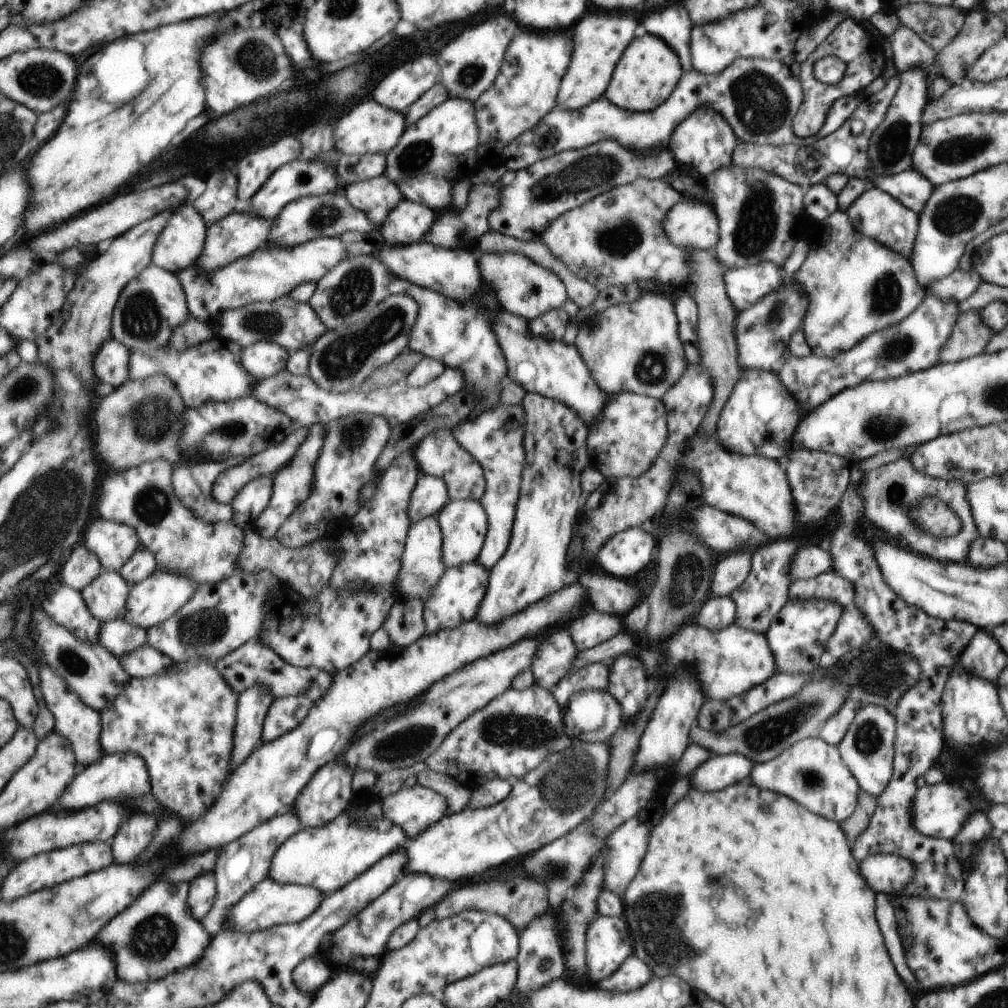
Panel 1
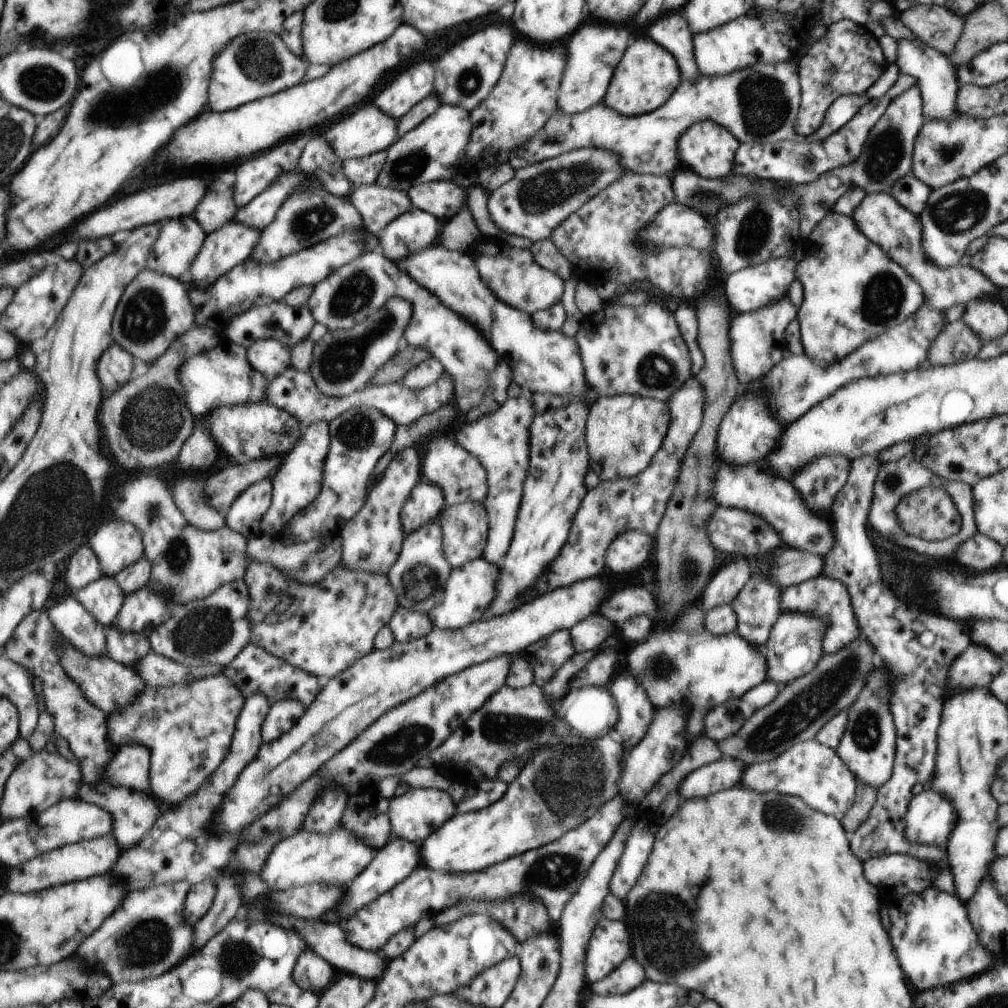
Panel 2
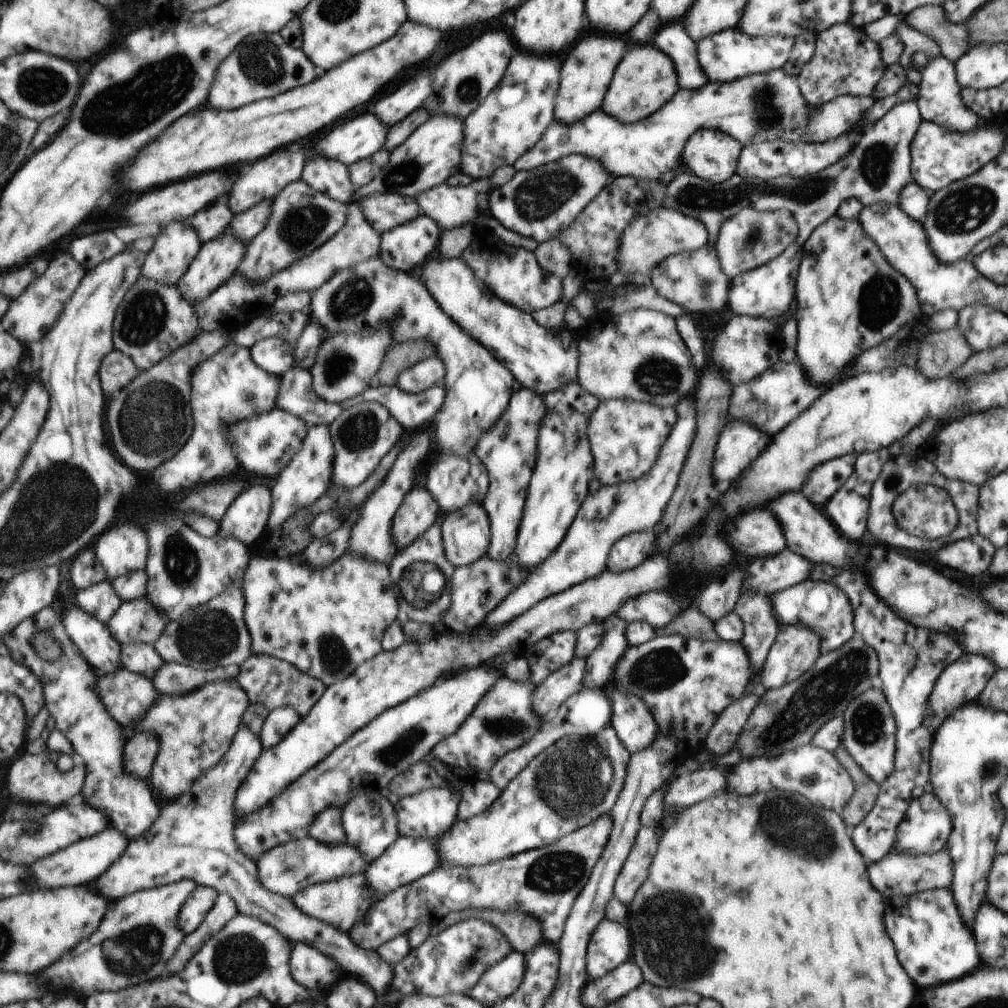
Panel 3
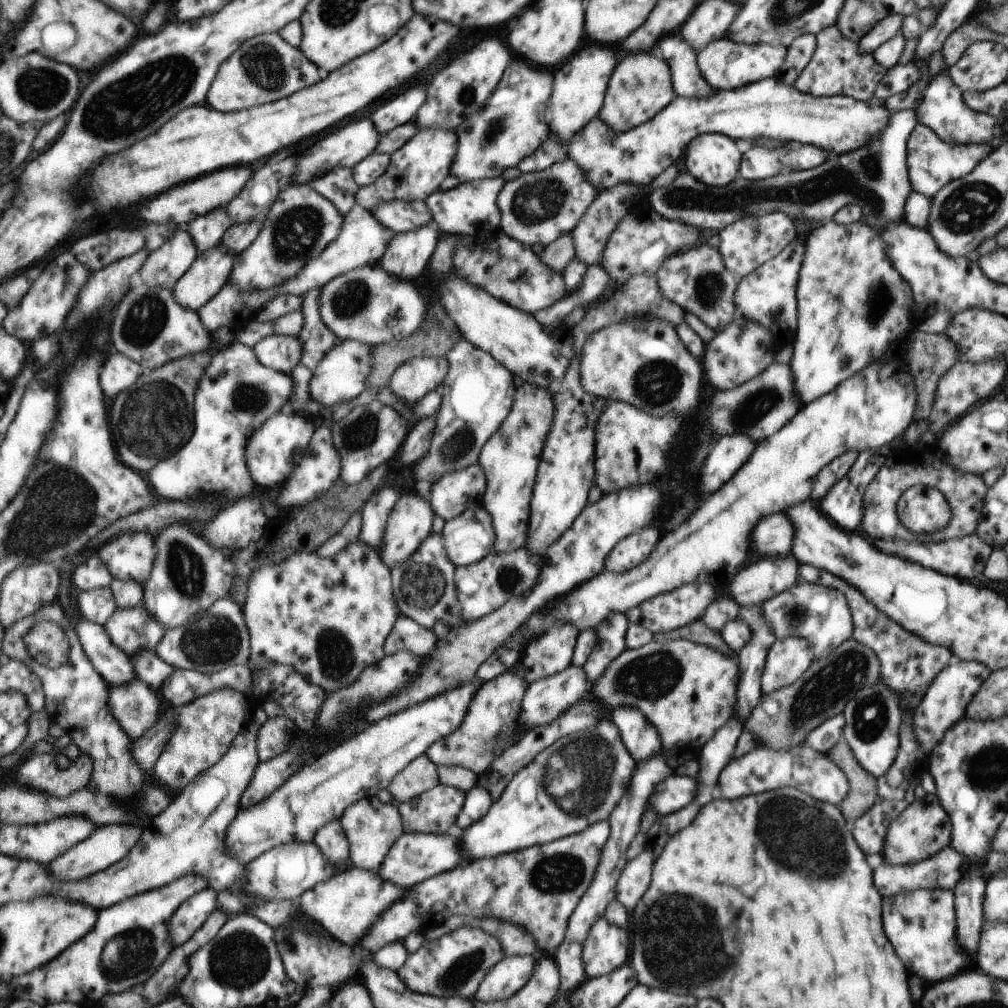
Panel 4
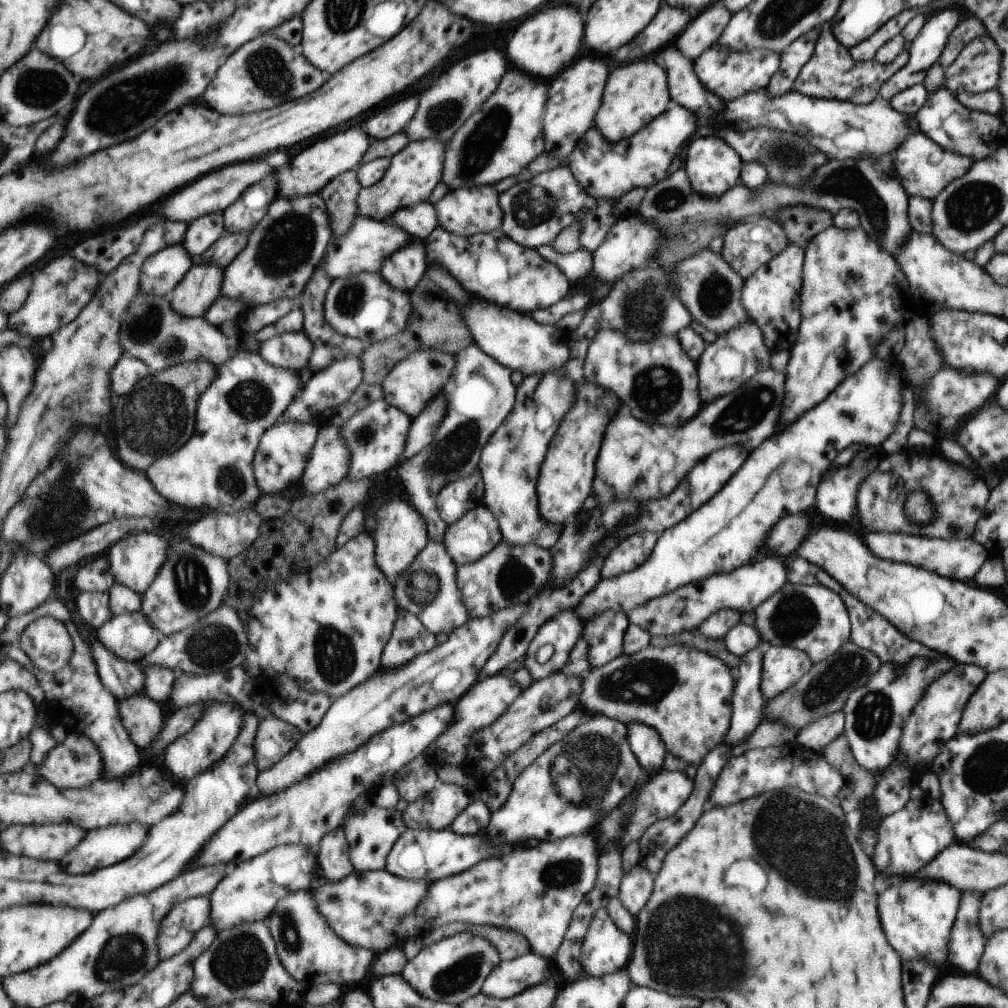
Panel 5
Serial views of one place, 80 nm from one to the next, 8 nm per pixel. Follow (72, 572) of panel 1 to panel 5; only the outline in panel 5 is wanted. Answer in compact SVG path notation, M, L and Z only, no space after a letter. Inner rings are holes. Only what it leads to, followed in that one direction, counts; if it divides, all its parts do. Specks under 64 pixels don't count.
M107 554L95 558L76 574L75 585L82 591L92 593L109 593L116 584L111 562Z

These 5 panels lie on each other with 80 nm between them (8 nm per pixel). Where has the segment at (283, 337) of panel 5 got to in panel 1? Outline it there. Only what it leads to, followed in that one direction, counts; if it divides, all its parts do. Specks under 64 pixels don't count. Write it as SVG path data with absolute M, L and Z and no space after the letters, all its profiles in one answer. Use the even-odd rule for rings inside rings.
M261 341L244 348L242 363L251 376L263 381L285 371L290 356L279 344Z

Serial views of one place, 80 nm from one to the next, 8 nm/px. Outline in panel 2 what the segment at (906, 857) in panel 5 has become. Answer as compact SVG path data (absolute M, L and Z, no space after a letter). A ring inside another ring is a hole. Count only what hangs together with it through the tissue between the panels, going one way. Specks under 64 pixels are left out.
M929 789L913 796L905 820L908 840L944 846L957 822L957 812L943 794Z

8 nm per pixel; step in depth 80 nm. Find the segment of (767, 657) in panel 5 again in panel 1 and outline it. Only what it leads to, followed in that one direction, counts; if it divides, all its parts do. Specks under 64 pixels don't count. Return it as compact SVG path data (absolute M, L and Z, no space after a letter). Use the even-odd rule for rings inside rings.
M787 600L764 633L769 650L776 658L777 673L807 674L819 665L821 654L827 650L827 643L840 621L841 606L831 600Z

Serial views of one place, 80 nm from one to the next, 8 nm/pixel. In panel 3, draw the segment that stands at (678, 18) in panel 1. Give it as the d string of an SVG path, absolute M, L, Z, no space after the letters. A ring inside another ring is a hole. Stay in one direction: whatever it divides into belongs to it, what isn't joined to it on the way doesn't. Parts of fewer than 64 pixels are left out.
M674 21L664 26L665 28L661 26L661 30L653 34L651 44L657 50L665 50L665 54L672 59L679 88L686 90L701 88L705 84L705 76L696 60L696 43L689 38L688 32L684 31L681 21Z

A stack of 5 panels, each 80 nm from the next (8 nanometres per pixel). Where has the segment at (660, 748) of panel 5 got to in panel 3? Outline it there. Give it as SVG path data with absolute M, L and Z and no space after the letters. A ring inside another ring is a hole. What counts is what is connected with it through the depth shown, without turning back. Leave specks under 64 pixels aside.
M608 690L611 700L610 726L629 752L647 748L657 735L657 724L643 700L621 690Z

